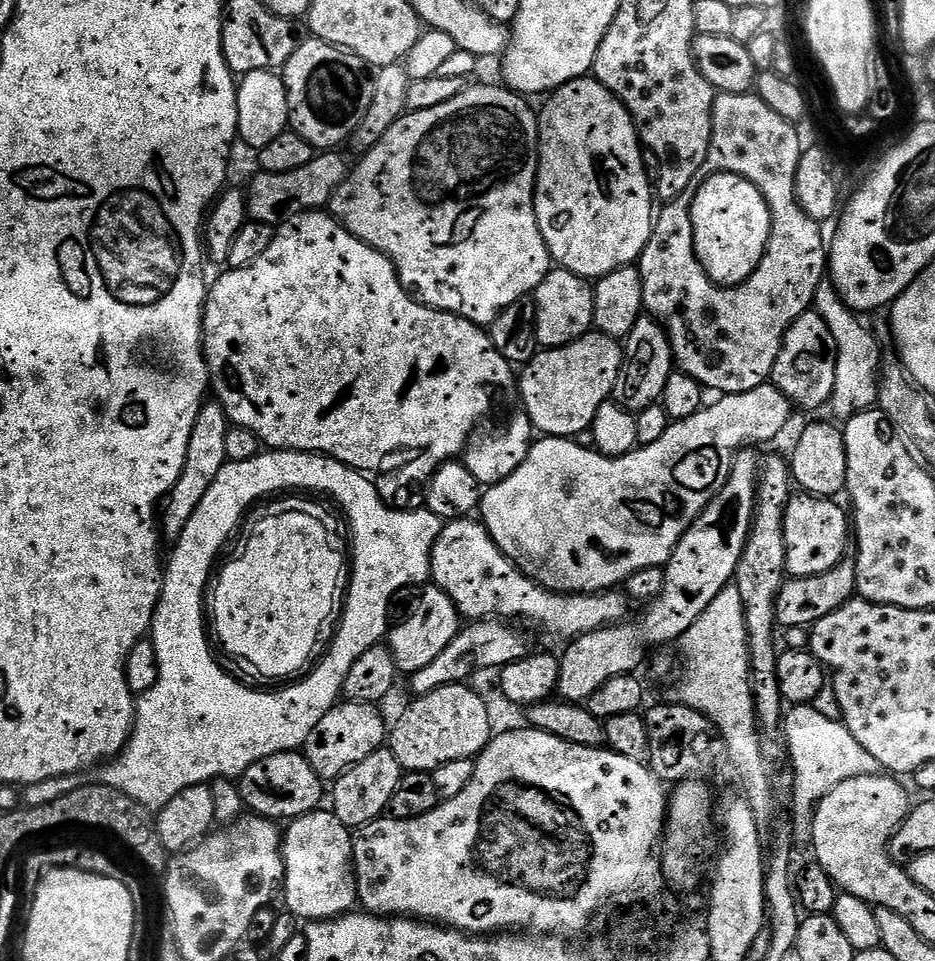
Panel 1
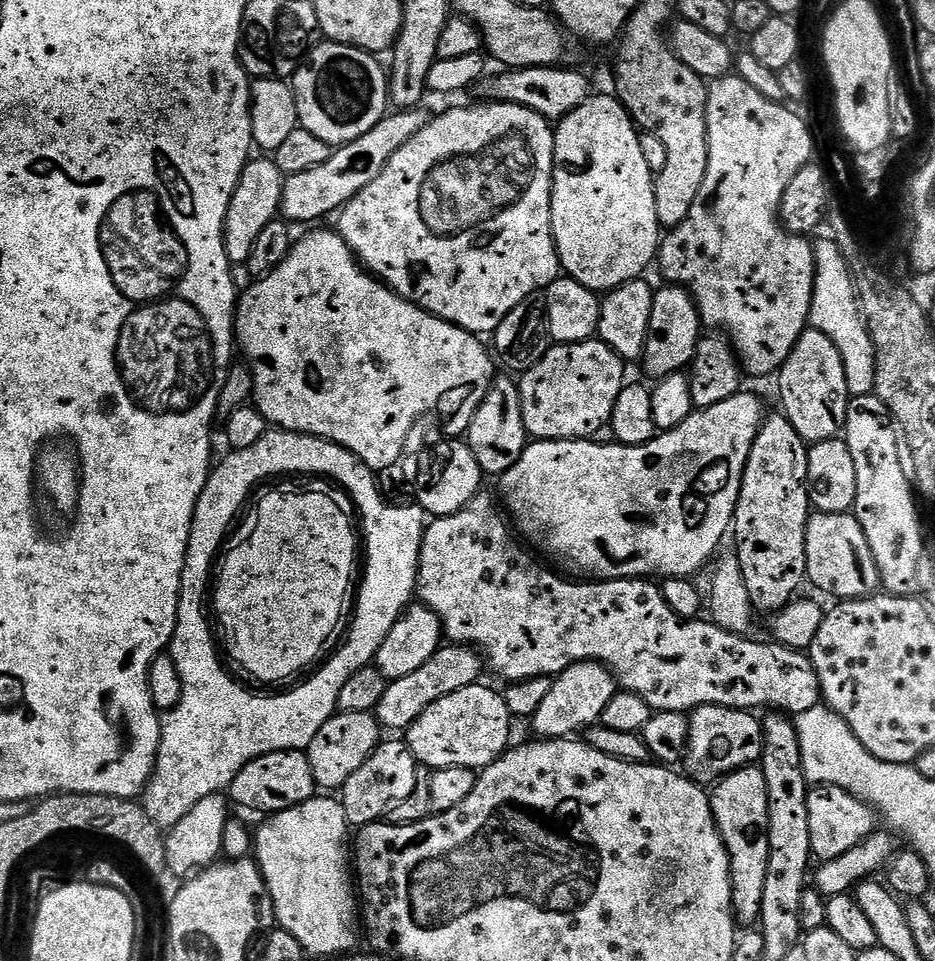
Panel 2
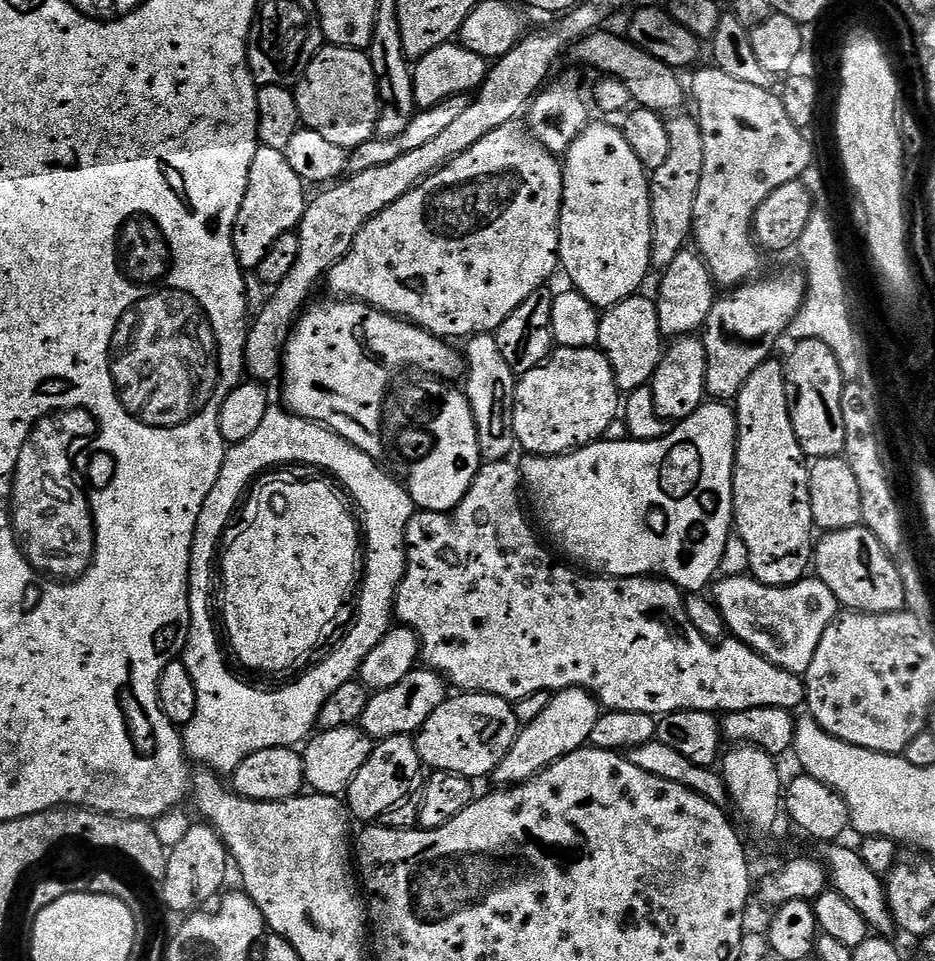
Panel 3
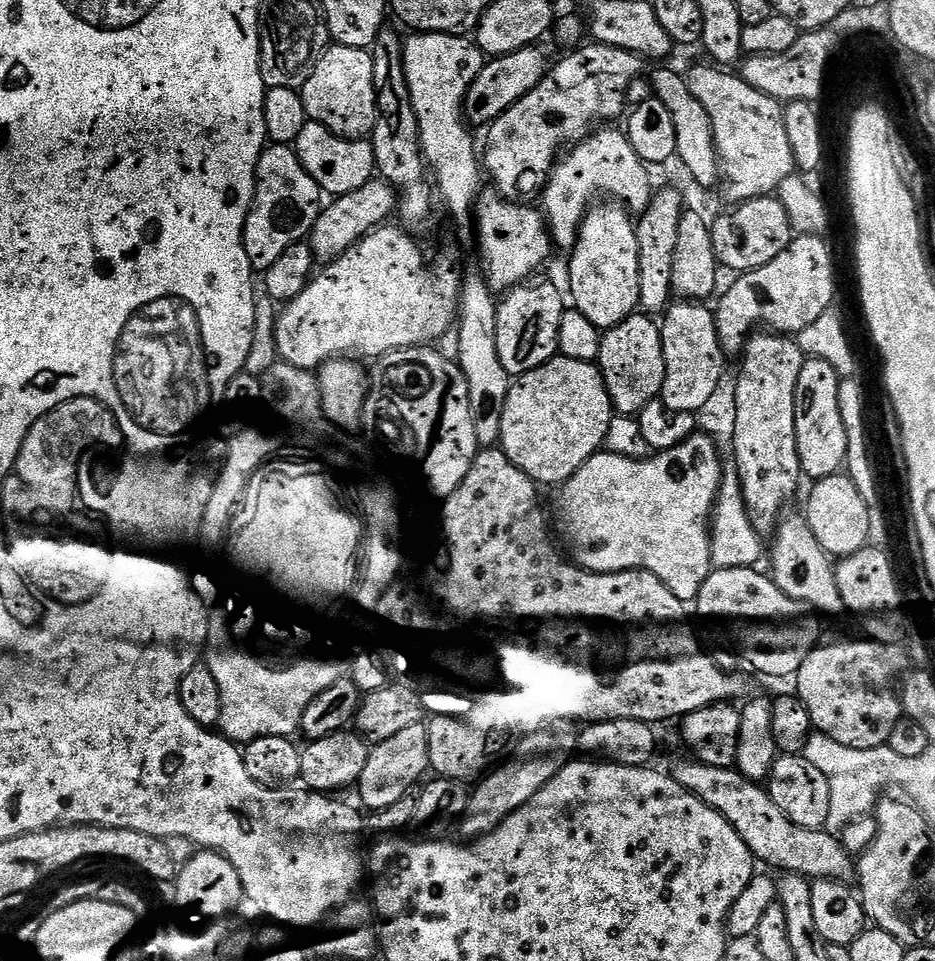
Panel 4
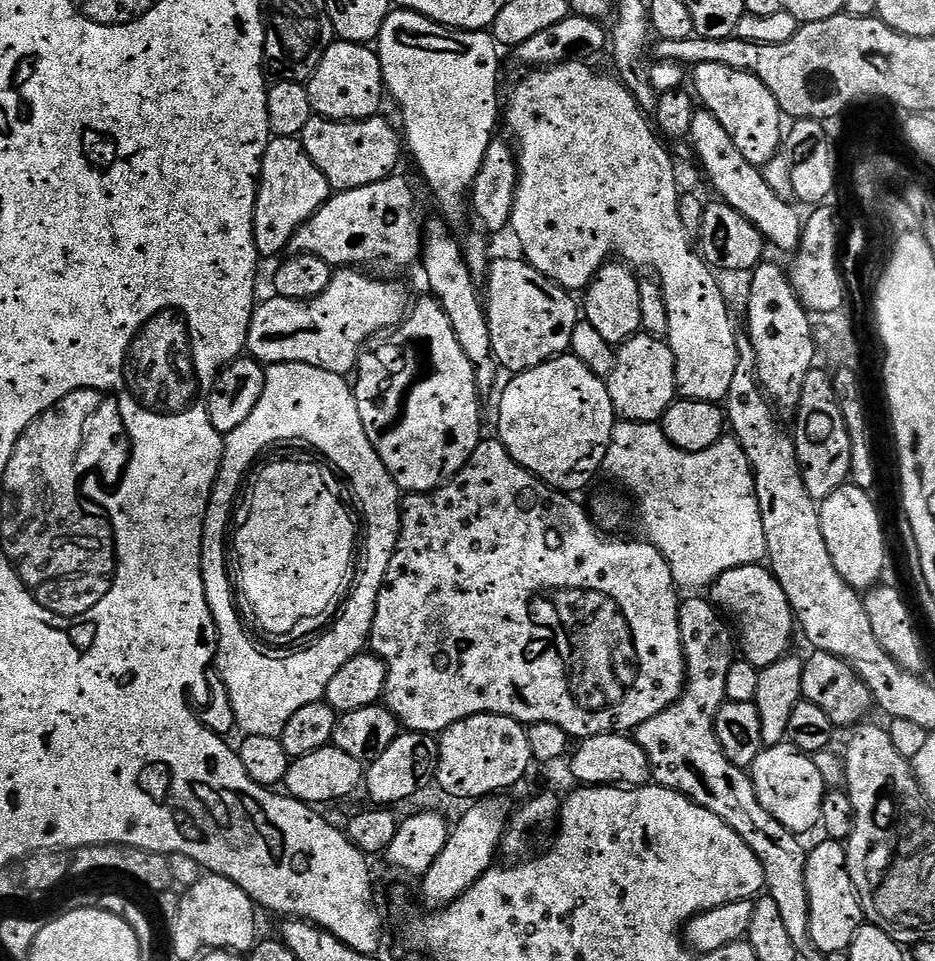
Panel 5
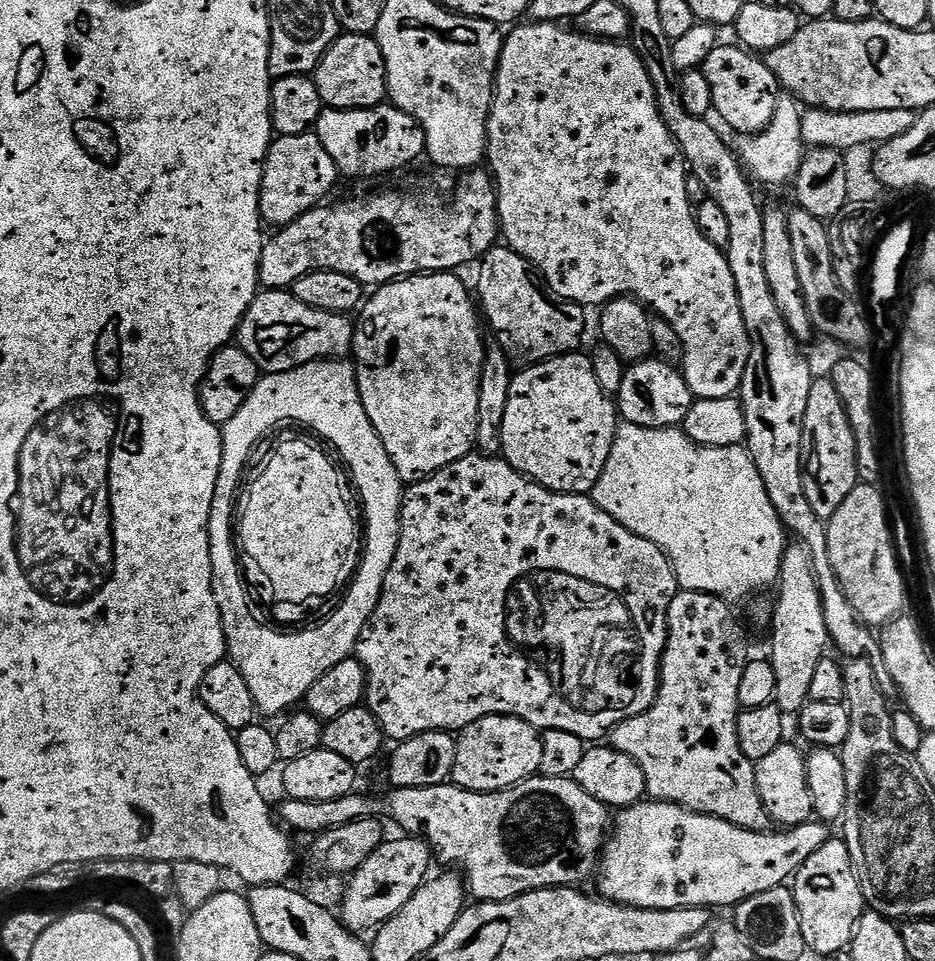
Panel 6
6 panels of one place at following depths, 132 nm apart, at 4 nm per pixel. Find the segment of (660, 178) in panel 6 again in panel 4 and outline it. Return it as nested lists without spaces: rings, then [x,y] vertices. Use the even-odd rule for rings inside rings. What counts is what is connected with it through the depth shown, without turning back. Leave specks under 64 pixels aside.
[[[604,126],[593,131],[564,154],[569,156],[561,155],[552,175],[548,177],[542,193],[542,215],[548,222],[548,231],[552,233],[552,242],[557,249],[571,250],[575,246],[580,234],[580,223],[597,198],[611,198],[636,214],[643,212],[652,201],[654,185],[648,177],[649,165],[634,152],[625,133],[620,130],[615,132],[612,128],[615,127]],[[681,299],[667,309],[664,318],[660,337],[666,358],[666,382],[660,399],[670,410],[700,414],[726,369],[726,353],[718,338],[715,311],[707,303]]]

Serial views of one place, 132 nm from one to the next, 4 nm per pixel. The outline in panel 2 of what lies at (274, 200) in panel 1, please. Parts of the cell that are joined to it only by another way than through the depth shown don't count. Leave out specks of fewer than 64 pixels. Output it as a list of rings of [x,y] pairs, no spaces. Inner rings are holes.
[[[424,110],[393,111],[385,115],[378,126],[374,126],[374,130],[362,134],[362,138],[354,138],[354,142],[339,145],[333,151],[332,157],[322,162],[322,166],[314,166],[314,170],[302,170],[302,174],[287,177],[278,209],[279,215],[293,225],[312,226],[315,225],[312,224],[315,220],[320,220],[331,212],[332,215],[339,213],[345,204],[351,202],[366,186],[370,186],[374,178],[378,178],[386,162],[390,162],[390,158],[394,158],[394,154],[414,134],[418,134],[418,130],[422,130],[429,119],[429,113],[424,113]]]

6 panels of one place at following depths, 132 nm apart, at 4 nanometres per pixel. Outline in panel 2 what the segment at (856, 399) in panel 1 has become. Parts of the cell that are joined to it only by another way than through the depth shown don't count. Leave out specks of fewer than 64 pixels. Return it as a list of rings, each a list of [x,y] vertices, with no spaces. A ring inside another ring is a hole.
[[[832,238],[816,240],[816,277],[812,290],[812,305],[808,311],[808,323],[817,328],[838,346],[842,354],[842,366],[846,370],[846,386],[849,397],[875,393],[875,346],[860,312],[855,286],[846,258],[842,256]]]

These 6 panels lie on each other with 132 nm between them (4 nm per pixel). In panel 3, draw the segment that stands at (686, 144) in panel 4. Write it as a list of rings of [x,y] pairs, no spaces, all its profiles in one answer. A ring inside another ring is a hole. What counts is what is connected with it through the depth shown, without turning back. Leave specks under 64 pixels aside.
[[[597,30],[588,36],[583,36],[574,45],[576,60],[588,68],[597,68],[600,74],[612,76],[630,90],[633,101],[639,107],[649,108],[659,114],[676,114],[681,111],[686,100],[686,84],[679,80],[677,69],[671,68],[666,62],[658,62],[646,50],[642,50],[628,39],[627,35],[615,36],[609,30]]]

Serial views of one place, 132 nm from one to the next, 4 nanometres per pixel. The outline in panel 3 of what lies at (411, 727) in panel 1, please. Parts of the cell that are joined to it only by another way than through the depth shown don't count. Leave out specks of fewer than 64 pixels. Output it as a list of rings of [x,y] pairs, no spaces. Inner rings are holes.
[[[466,692],[449,695],[442,706],[426,718],[414,739],[425,769],[453,772],[469,778],[487,777],[498,762],[506,758],[521,727],[516,721],[515,707],[509,701],[485,692]]]

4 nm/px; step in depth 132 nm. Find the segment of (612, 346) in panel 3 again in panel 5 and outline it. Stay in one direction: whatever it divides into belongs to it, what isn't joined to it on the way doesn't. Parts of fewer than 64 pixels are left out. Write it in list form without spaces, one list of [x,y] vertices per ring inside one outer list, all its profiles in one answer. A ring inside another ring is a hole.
[[[637,334],[616,348],[616,365],[606,378],[612,405],[620,420],[652,423],[663,421],[666,410],[678,399],[676,359],[667,339]]]

